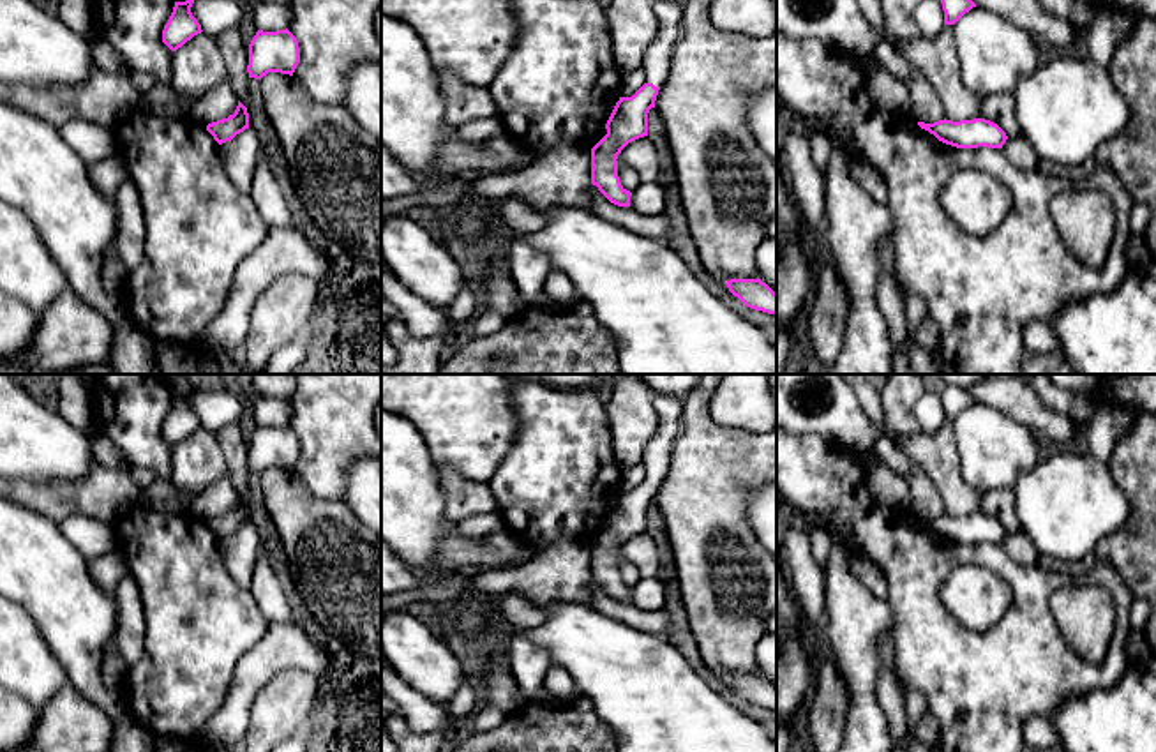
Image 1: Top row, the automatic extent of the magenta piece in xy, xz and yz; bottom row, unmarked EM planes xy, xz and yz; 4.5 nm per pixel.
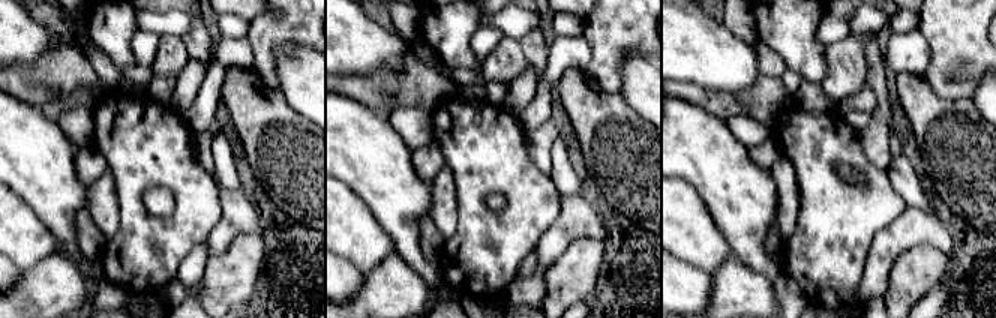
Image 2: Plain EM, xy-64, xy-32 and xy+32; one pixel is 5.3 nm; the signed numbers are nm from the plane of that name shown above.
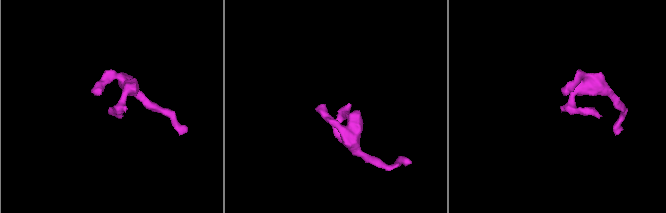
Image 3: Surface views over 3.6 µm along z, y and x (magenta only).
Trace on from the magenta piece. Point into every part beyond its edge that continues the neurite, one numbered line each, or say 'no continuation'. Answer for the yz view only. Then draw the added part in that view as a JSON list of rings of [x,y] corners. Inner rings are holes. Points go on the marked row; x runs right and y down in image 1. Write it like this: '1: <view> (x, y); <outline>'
no continuation

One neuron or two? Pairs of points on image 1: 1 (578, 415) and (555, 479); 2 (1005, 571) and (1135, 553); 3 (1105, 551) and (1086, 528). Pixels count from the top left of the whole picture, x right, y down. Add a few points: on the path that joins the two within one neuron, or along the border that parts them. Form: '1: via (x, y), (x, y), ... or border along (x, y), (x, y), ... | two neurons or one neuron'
1: via (565, 431), (562, 463) | one neuron
2: border along (1098, 558), (1110, 564), (1128, 586) | two neurons
3: border along (1128, 512), (1128, 518), (1093, 551) | two neurons

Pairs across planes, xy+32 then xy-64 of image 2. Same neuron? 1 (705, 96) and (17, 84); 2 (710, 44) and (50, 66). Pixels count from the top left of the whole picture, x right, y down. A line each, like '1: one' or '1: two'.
1: one
2: two

